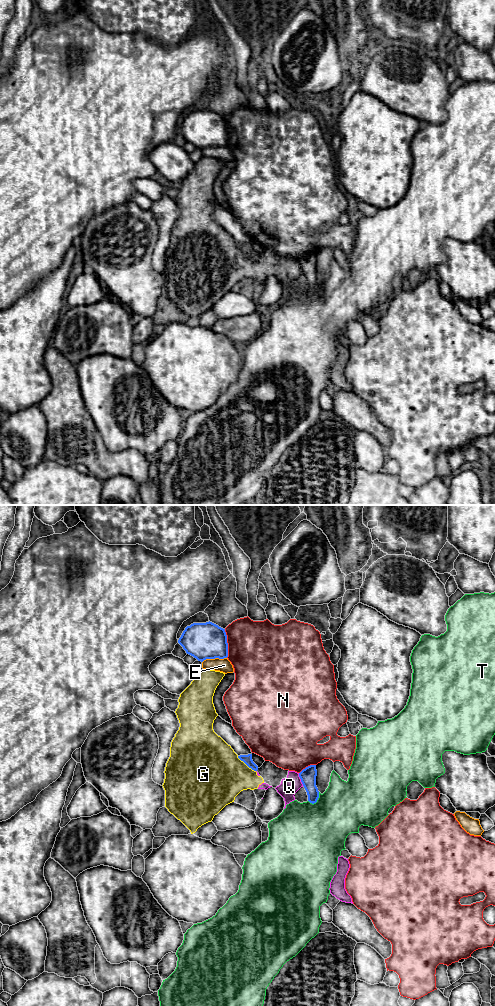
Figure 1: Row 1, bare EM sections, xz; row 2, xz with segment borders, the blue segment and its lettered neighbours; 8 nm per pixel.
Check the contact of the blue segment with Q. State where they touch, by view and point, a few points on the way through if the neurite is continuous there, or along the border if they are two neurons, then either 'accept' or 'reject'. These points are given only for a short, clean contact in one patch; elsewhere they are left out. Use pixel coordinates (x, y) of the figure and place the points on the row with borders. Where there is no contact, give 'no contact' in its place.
contact xz (301, 779); reject

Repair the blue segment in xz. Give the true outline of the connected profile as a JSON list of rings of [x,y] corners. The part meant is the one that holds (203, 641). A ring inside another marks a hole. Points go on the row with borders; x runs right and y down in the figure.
[[[212,622],[193,623],[183,631],[178,643],[198,661],[228,657],[225,629]]]

